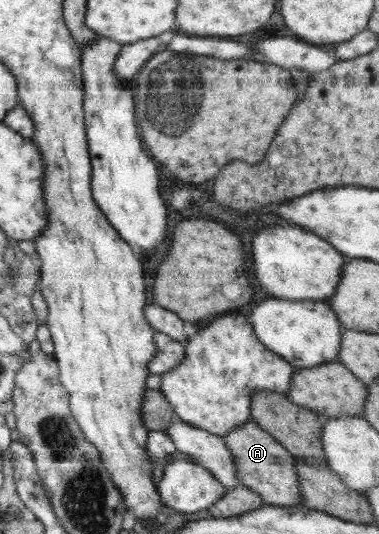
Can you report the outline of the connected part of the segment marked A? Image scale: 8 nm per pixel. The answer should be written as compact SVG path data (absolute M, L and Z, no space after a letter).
M250 420L225 435L224 439L233 454L233 464L235 464L242 485L258 493L265 504L273 506L302 505L296 459L268 431Z

